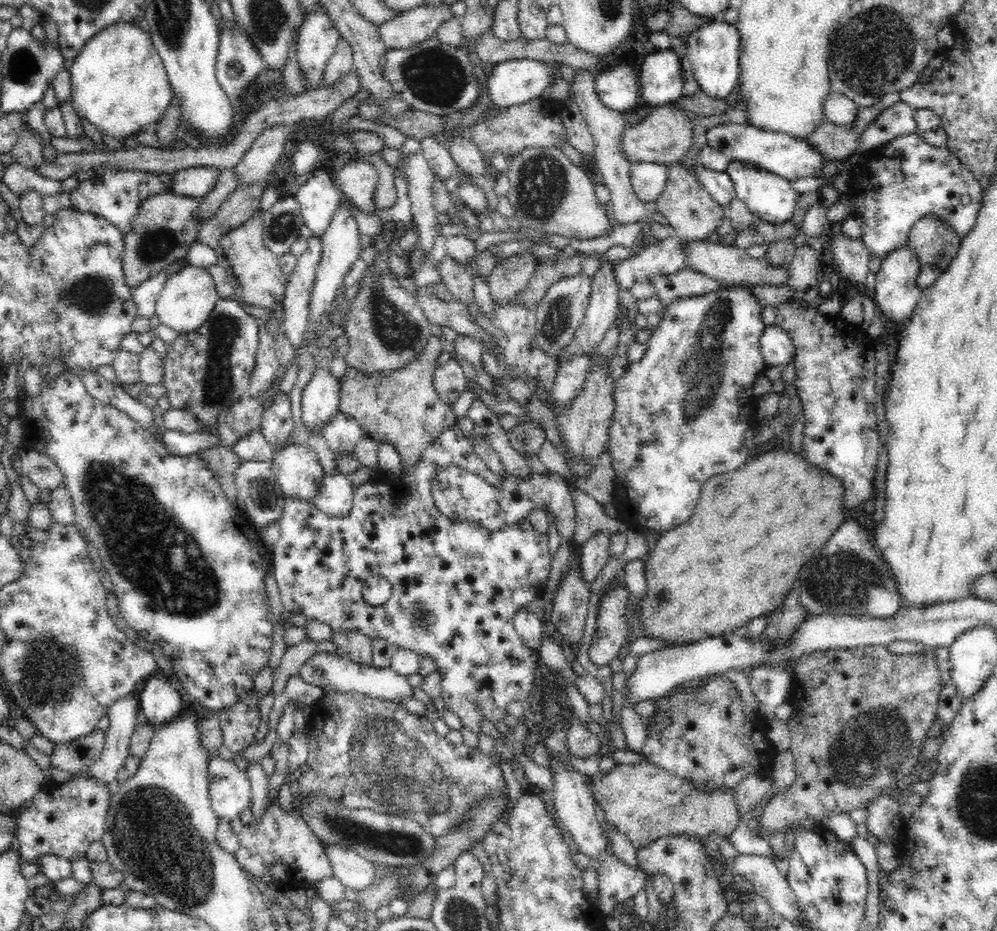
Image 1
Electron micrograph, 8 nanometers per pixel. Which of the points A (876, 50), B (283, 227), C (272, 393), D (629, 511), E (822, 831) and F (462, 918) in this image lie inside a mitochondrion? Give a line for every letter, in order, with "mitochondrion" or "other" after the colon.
A: mitochondrion
B: mitochondrion
C: other
D: other
E: other
F: mitochondrion

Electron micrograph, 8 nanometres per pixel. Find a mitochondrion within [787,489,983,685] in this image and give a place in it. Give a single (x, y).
(841, 580)

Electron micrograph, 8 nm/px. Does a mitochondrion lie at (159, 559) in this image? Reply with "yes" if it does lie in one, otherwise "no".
yes

